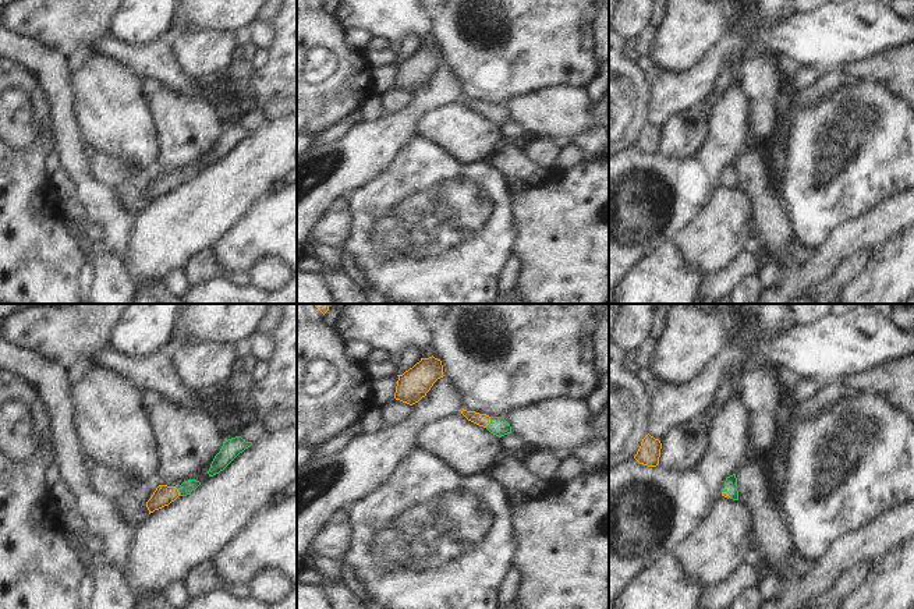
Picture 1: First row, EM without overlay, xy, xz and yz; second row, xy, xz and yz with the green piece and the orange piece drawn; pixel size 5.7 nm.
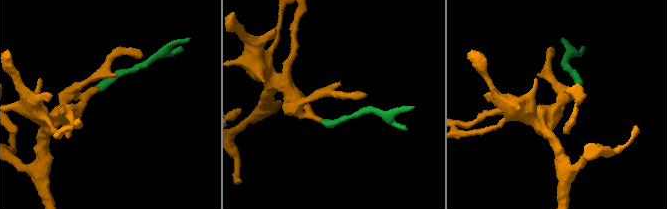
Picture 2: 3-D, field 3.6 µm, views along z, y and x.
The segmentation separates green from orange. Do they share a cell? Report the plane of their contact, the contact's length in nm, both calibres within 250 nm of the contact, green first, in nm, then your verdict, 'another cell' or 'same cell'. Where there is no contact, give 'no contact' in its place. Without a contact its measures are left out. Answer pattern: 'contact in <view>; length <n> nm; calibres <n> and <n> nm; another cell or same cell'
contact in xz; length 70 nm; calibres 110 and 80 nm; same cell

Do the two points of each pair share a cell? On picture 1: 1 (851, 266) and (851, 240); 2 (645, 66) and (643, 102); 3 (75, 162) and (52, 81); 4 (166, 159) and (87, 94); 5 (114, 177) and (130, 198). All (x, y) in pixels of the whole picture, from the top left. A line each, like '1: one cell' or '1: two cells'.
1: two cells
2: two cells
3: one cell
4: two cells
5: two cells

